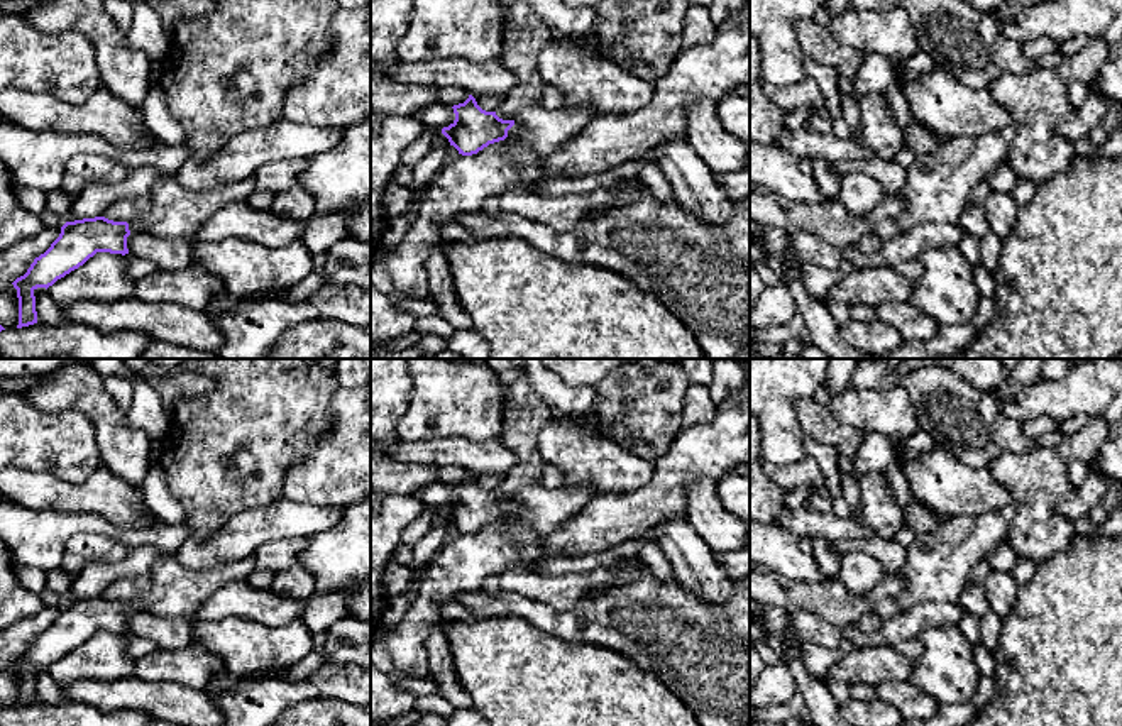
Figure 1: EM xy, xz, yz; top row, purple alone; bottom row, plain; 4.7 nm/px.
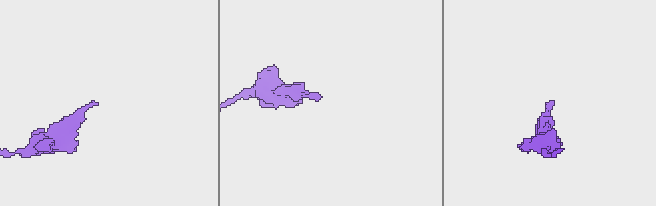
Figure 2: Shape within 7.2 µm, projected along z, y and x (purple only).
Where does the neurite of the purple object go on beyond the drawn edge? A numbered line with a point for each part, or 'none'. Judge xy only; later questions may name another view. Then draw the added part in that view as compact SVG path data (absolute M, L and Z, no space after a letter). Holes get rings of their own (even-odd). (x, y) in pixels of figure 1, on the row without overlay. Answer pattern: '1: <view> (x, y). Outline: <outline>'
1: xy (176, 591). Outline: M157 553L149 570L151 589L129 599L129 609L190 619L220 587L245 580L254 569L256 555L208 569L188 569L171 553Z

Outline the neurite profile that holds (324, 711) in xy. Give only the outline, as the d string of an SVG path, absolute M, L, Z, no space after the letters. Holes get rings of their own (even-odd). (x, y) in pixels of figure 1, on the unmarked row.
M318 697L289 707L272 726L371 726L371 704Z

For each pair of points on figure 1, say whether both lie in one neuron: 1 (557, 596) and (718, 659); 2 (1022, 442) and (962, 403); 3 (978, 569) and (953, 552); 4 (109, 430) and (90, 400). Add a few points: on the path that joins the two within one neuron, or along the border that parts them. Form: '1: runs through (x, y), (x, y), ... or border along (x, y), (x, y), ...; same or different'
1: border along (611, 586), (591, 589), (564, 610), (537, 601); different
2: runs through (1007, 435), (990, 432), (977, 418); same
3: border along (984, 557), (972, 567), (958, 603); different
4: runs through (109, 423), (97, 406); same

